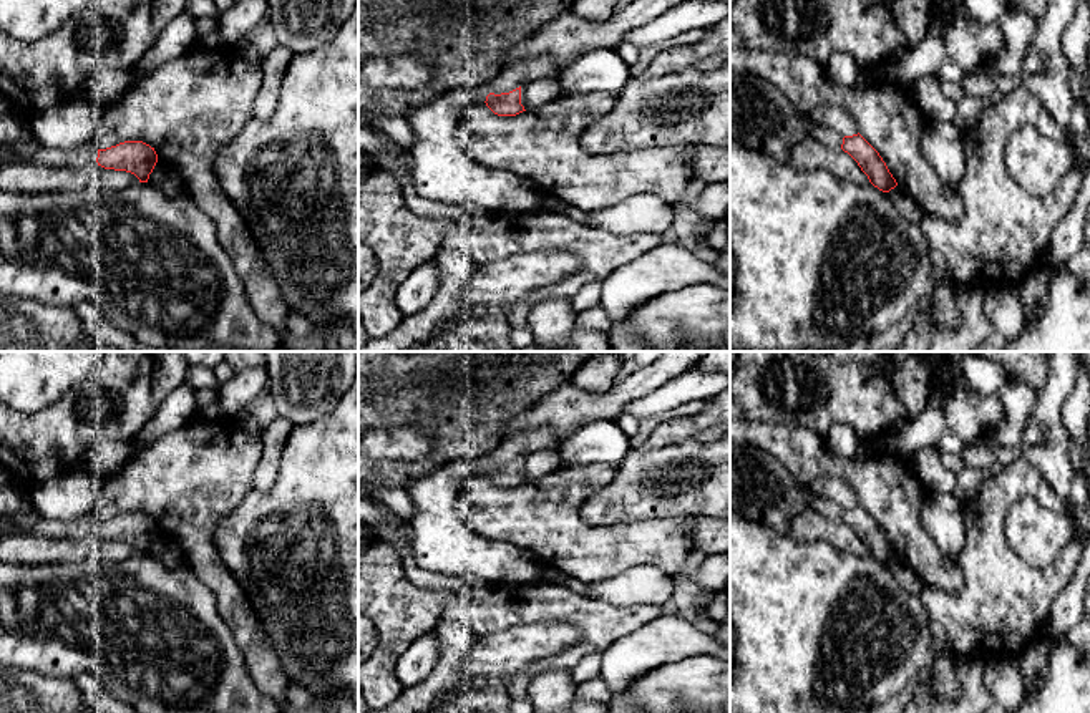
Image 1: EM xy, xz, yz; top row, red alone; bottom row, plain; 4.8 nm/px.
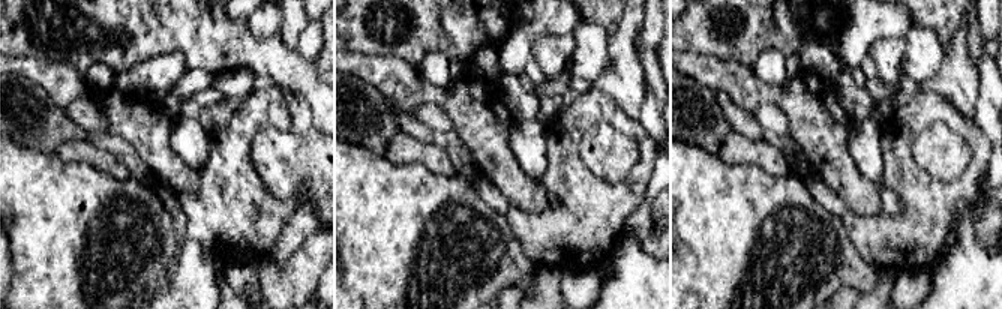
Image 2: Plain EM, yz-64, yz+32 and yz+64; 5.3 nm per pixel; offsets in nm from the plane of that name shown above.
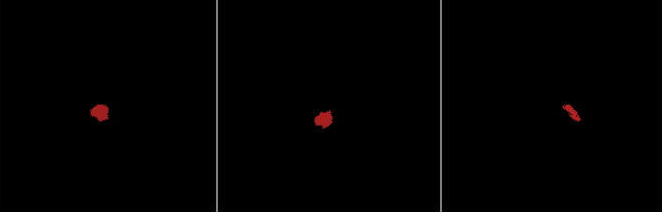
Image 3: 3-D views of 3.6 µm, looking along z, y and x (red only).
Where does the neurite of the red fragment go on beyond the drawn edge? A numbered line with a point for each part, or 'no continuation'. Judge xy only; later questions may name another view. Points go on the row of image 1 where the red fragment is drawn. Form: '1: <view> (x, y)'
1: xy (85, 155)

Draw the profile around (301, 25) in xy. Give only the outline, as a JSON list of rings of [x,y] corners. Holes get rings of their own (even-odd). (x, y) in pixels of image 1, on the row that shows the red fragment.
[[[267,0],[277,43],[294,53],[328,45],[358,0]]]

